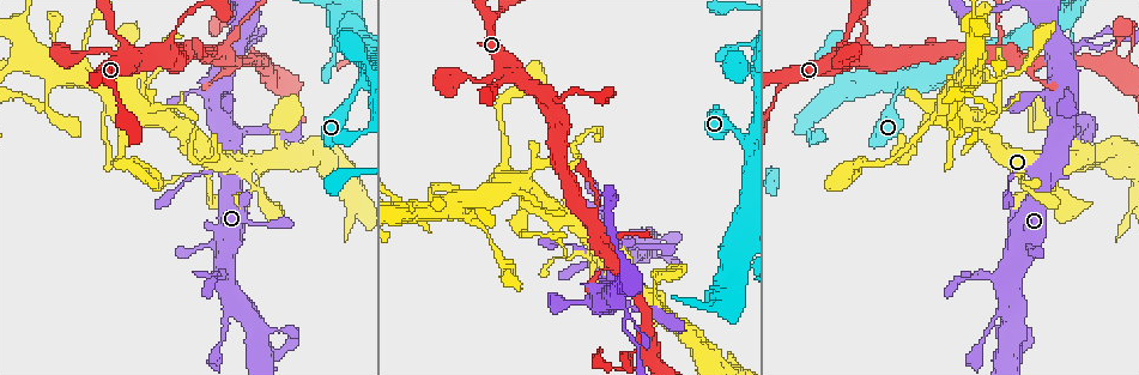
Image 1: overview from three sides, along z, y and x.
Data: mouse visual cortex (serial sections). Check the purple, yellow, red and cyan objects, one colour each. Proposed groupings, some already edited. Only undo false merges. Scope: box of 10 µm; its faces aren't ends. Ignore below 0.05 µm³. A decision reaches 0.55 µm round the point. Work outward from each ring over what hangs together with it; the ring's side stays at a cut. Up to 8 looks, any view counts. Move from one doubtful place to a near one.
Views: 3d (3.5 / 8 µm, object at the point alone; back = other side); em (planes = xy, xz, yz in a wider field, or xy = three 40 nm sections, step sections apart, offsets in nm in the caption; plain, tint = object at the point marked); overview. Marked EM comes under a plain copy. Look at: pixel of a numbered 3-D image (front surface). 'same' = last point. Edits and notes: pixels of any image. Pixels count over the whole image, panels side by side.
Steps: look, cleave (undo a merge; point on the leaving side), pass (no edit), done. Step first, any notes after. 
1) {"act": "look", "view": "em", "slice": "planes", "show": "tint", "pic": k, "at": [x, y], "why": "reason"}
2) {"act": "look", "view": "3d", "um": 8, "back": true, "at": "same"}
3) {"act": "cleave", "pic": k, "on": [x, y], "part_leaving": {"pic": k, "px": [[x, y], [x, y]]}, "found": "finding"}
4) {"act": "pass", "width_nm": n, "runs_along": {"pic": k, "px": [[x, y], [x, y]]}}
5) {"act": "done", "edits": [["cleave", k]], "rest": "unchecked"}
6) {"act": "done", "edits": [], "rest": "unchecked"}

{"act": "look", "view": "3d", "um": 3.5, "pic": 1, "at": [928, 107], "why": "sharp bend"}

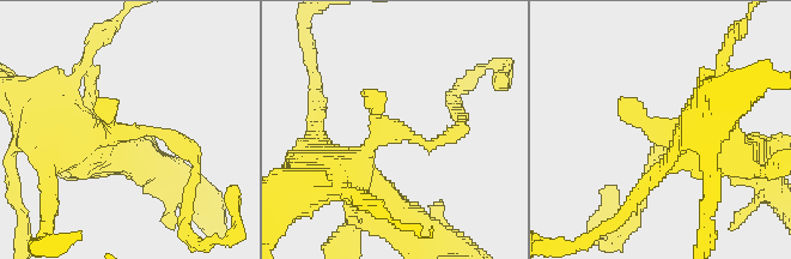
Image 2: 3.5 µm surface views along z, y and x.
{"act": "look", "view": "em", "slice": "xy", "step": 5, "show": "tint", "pic": 2, "at": [669, 135]}

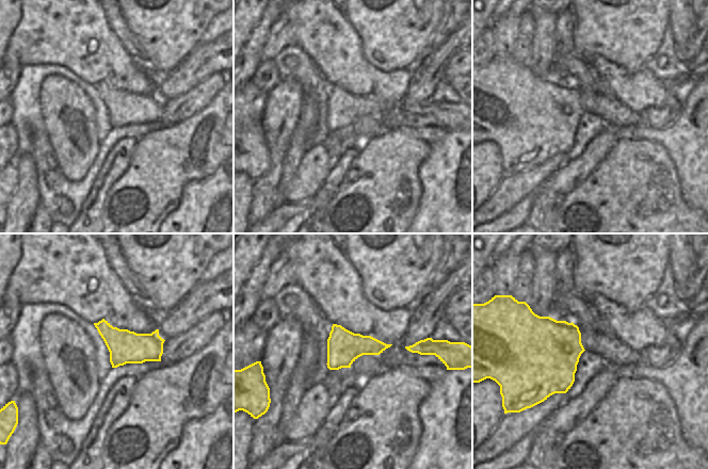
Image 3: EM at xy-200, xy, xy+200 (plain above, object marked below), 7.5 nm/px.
{"act": "look", "view": "em", "slice": "planes", "show": "tint", "at": "same"}

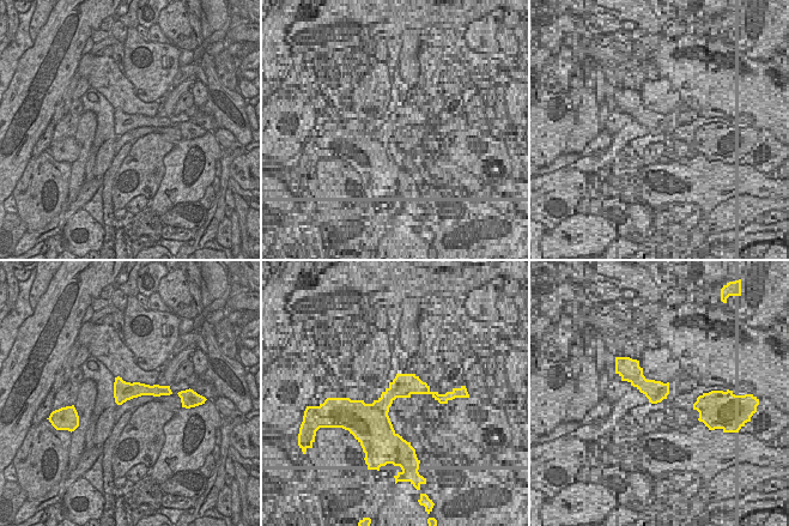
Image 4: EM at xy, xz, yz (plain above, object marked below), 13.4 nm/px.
{"act": "cleave", "pic": 2, "on": [462, 130], "part_leaving": {"pic": 2, "px": [[421, 142], [461, 126], [454, 108]]}, "found": "a second cell is stuck on"}

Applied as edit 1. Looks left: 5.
{"act": "look", "view": "overview", "why": "see it whole again"}

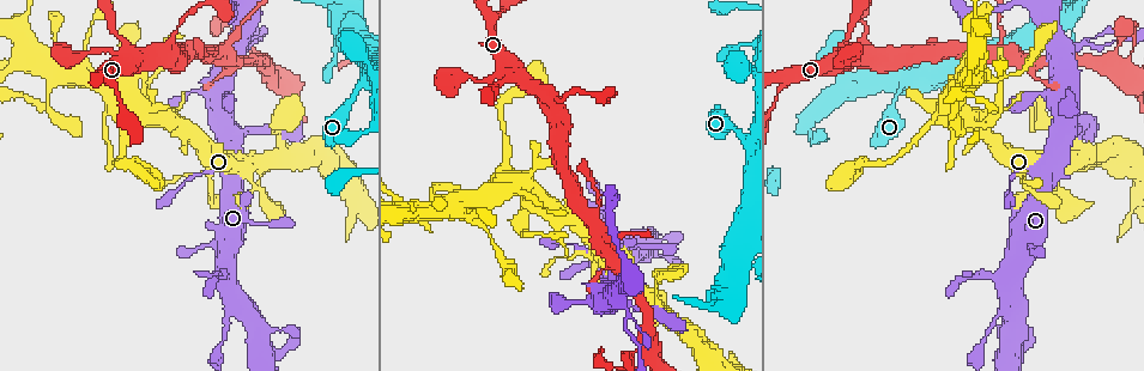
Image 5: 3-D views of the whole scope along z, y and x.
{"act": "look", "view": "3d", "um": 8, "pic": 5, "at": [1068, 89], "why": "four-way junction"}

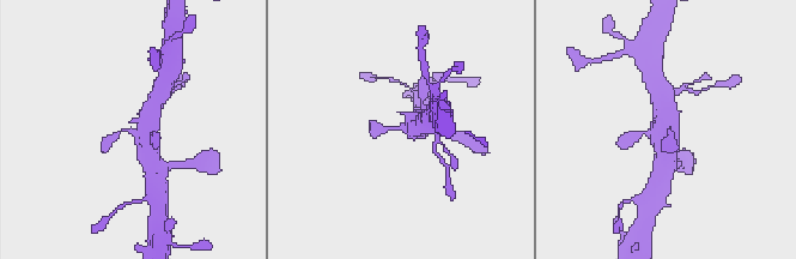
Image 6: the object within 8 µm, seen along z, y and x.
{"act": "look", "view": "em", "slice": "xy", "step": 2, "show": "tint", "at": "same"}

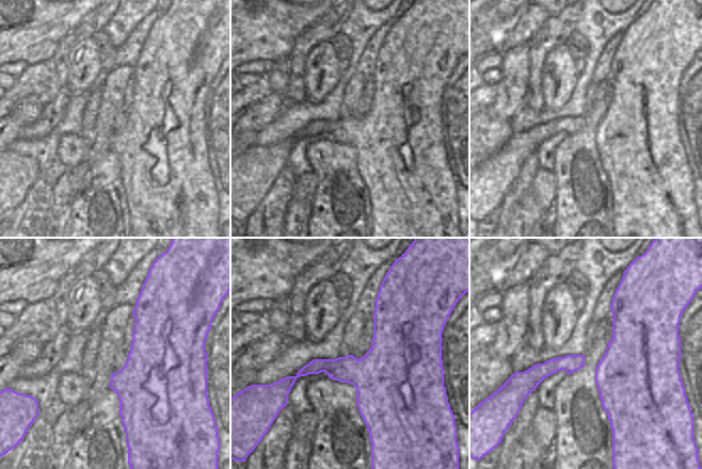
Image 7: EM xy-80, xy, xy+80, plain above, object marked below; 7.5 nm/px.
{"act": "pass", "runs_along": {"pic": 7, "px": [[581, 357], [545, 369], [527, 389]]}, "found": "continuous, no second cell"}

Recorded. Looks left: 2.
{"act": "look", "view": "3d", "um": 3.5, "back": true, "pic": 5, "at": [1065, 22], "why": "three arms meet"}

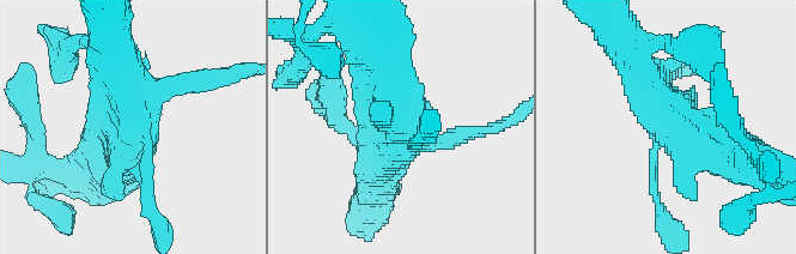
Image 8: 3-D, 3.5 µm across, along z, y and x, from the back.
{"act": "look", "view": "em", "slice": "xy", "step": 2, "show": "tint", "pic": 8, "at": [146, 134], "why": "shape alone is not enough"}

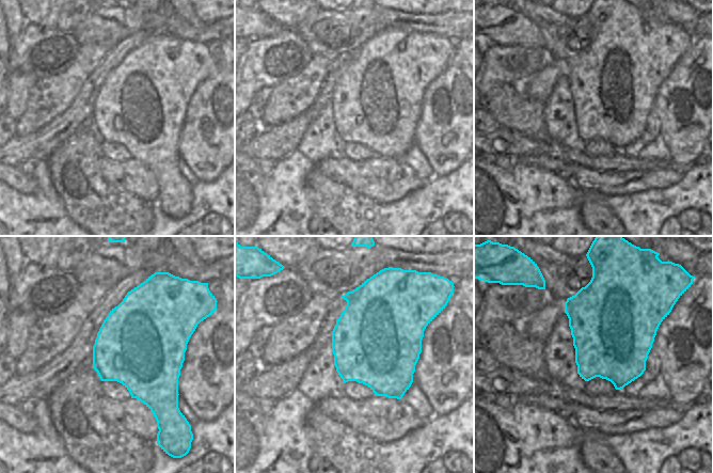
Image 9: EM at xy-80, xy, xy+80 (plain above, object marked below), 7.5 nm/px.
{"act": "pass", "width_nm": 650, "runs_along": {"pic": 8, "px": [[733, 151], [670, 129], [652, 147], [658, 206]]}, "found": "all the same cell"}

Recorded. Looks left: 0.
{"act": "done", "edits": [["cleave", 2]], "rest": "unchecked"}

